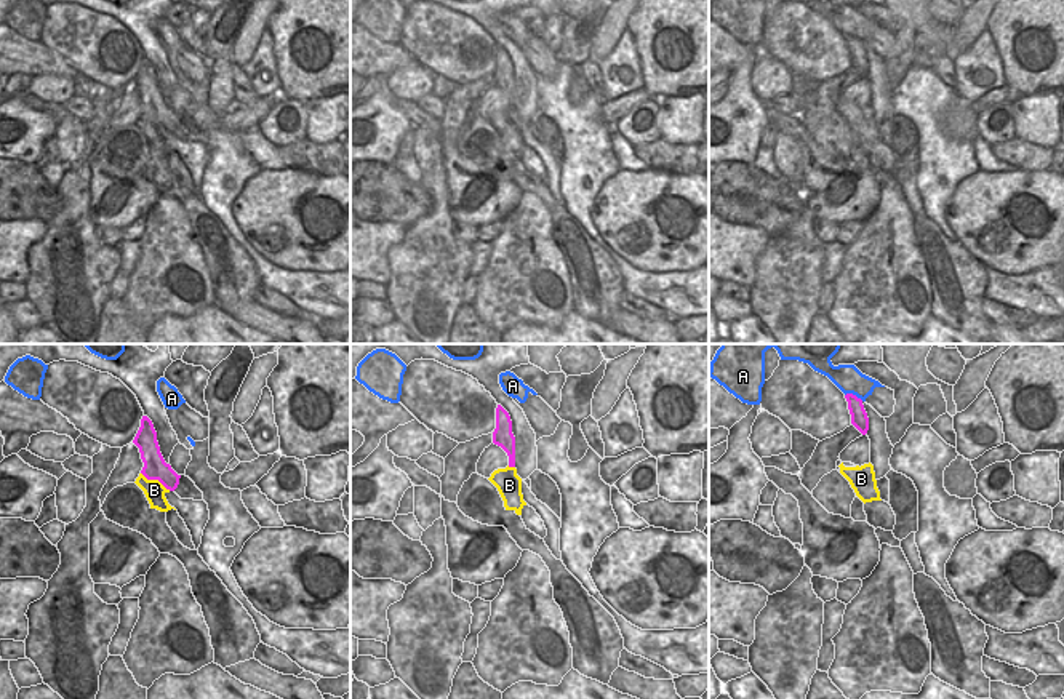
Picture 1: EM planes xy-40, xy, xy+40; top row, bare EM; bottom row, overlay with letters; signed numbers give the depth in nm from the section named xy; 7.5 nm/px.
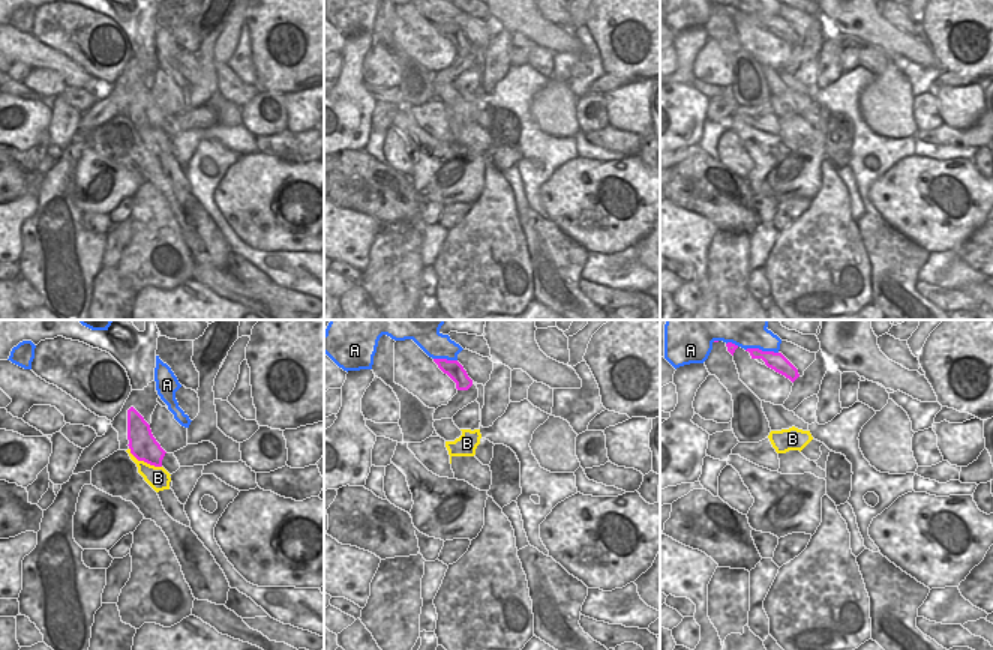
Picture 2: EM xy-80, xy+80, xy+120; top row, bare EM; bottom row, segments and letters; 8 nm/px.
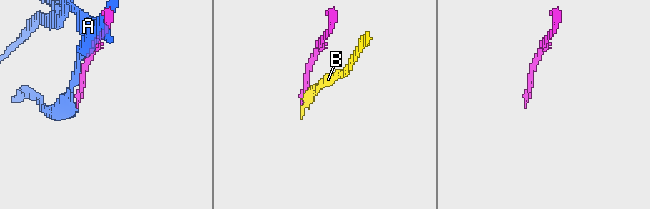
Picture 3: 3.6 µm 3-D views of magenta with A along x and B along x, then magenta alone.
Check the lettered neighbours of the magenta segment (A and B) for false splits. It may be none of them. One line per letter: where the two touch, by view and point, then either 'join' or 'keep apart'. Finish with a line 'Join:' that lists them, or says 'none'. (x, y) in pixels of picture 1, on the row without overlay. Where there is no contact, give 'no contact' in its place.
A: meets magenta in xy+40 at (855, 37); keep apart
B: meets magenta in xy-40 at (156, 120); keep apart
Join: none

